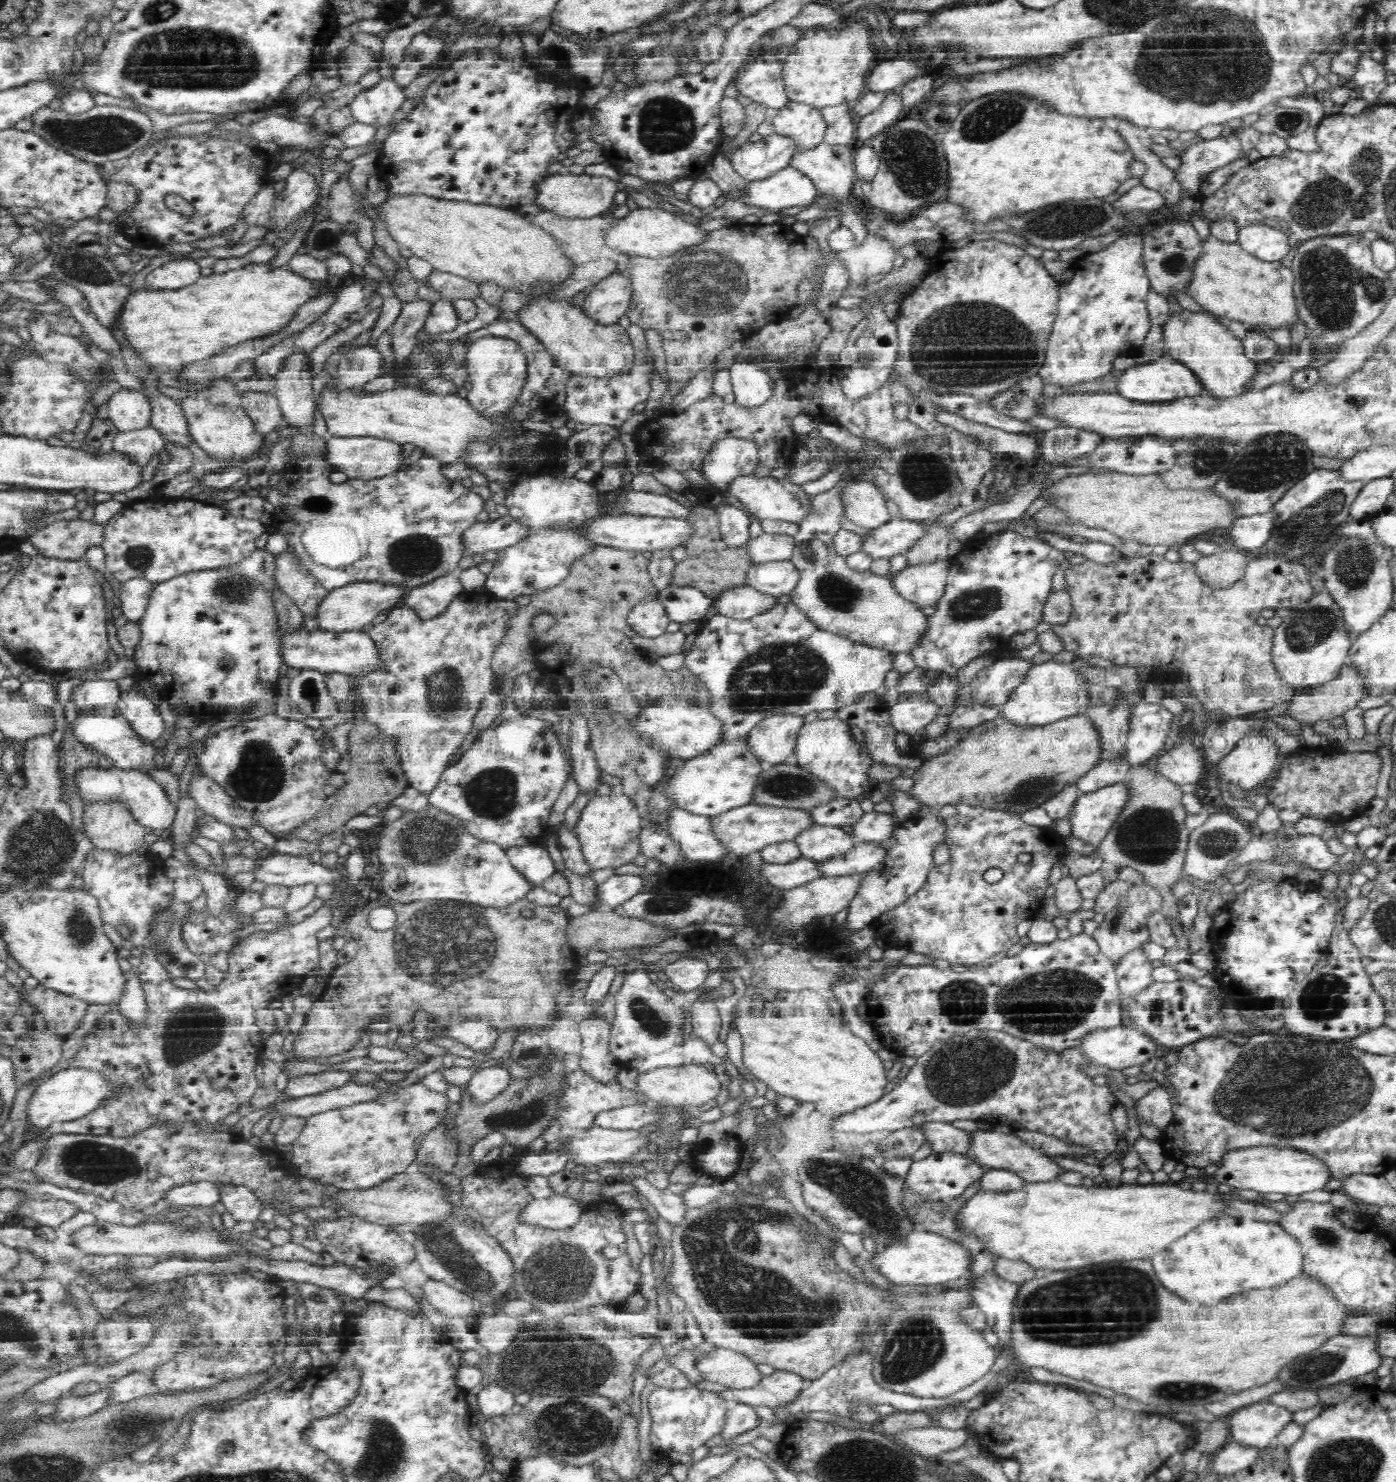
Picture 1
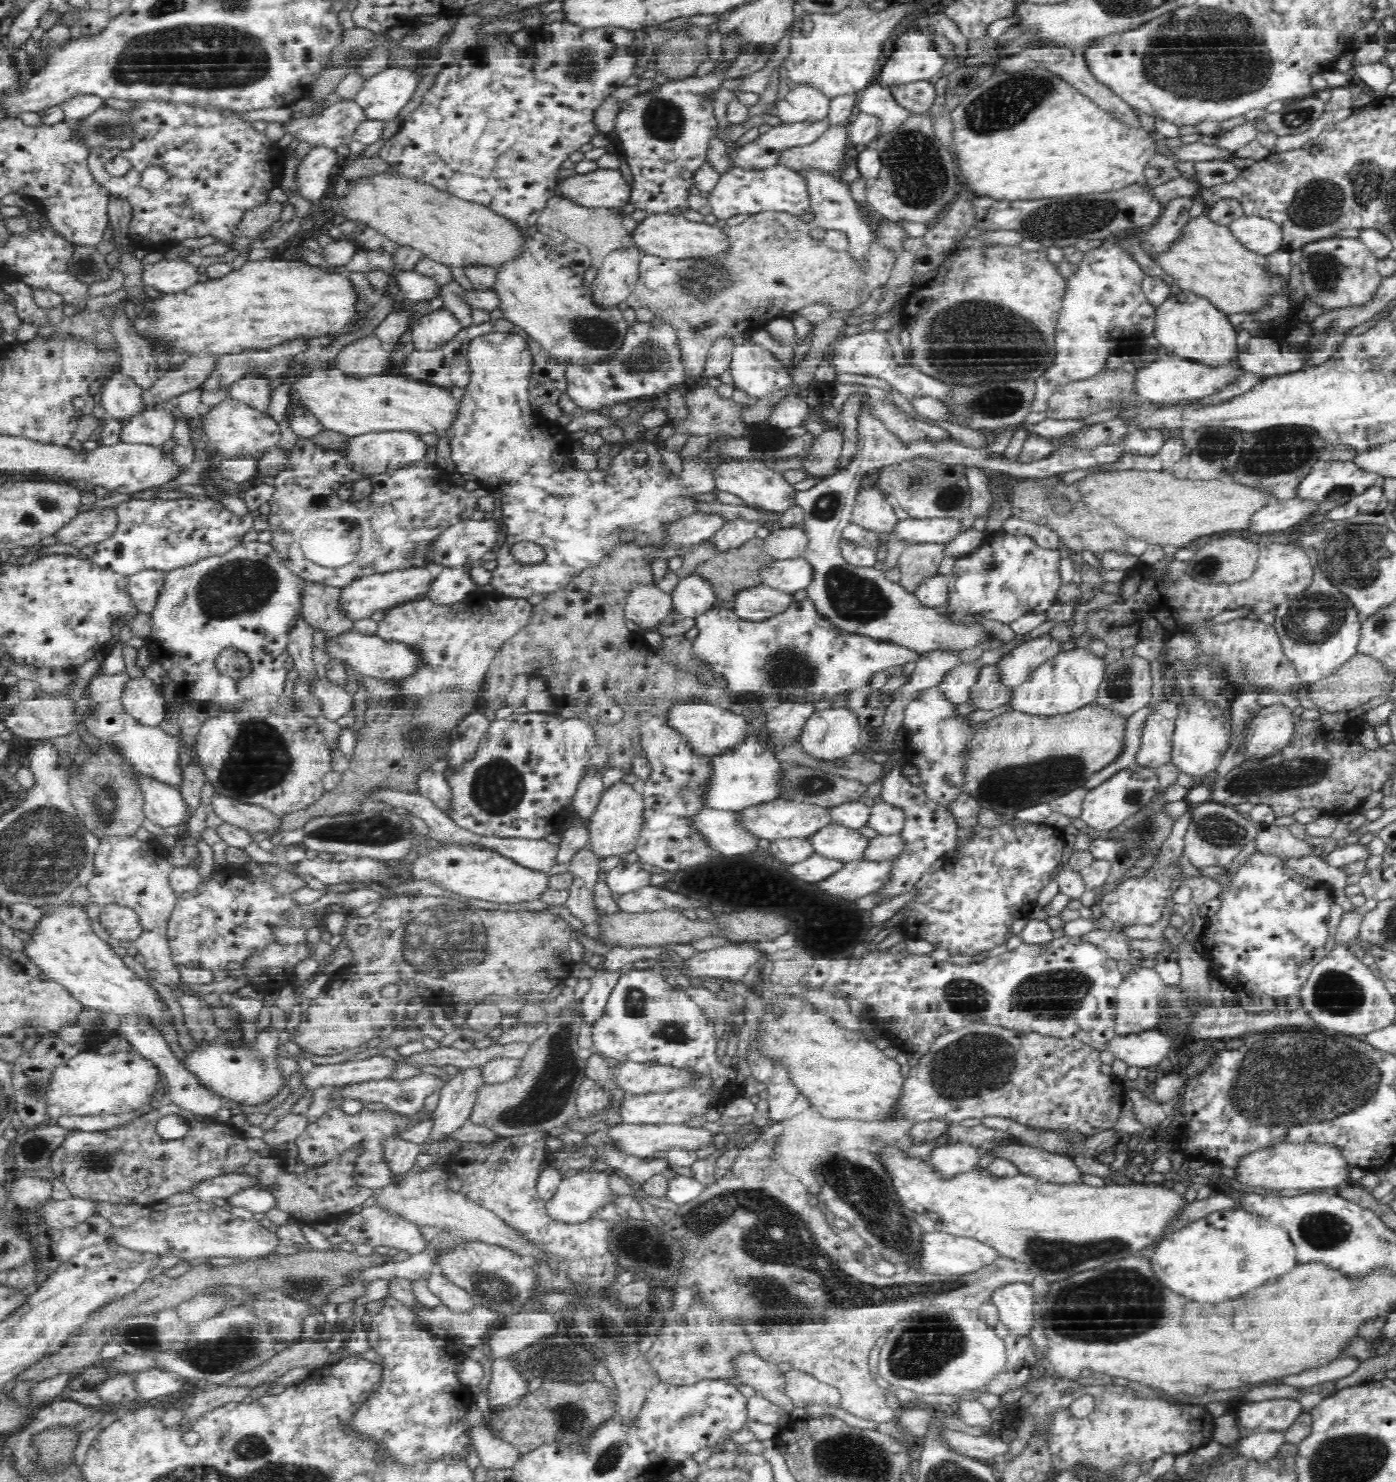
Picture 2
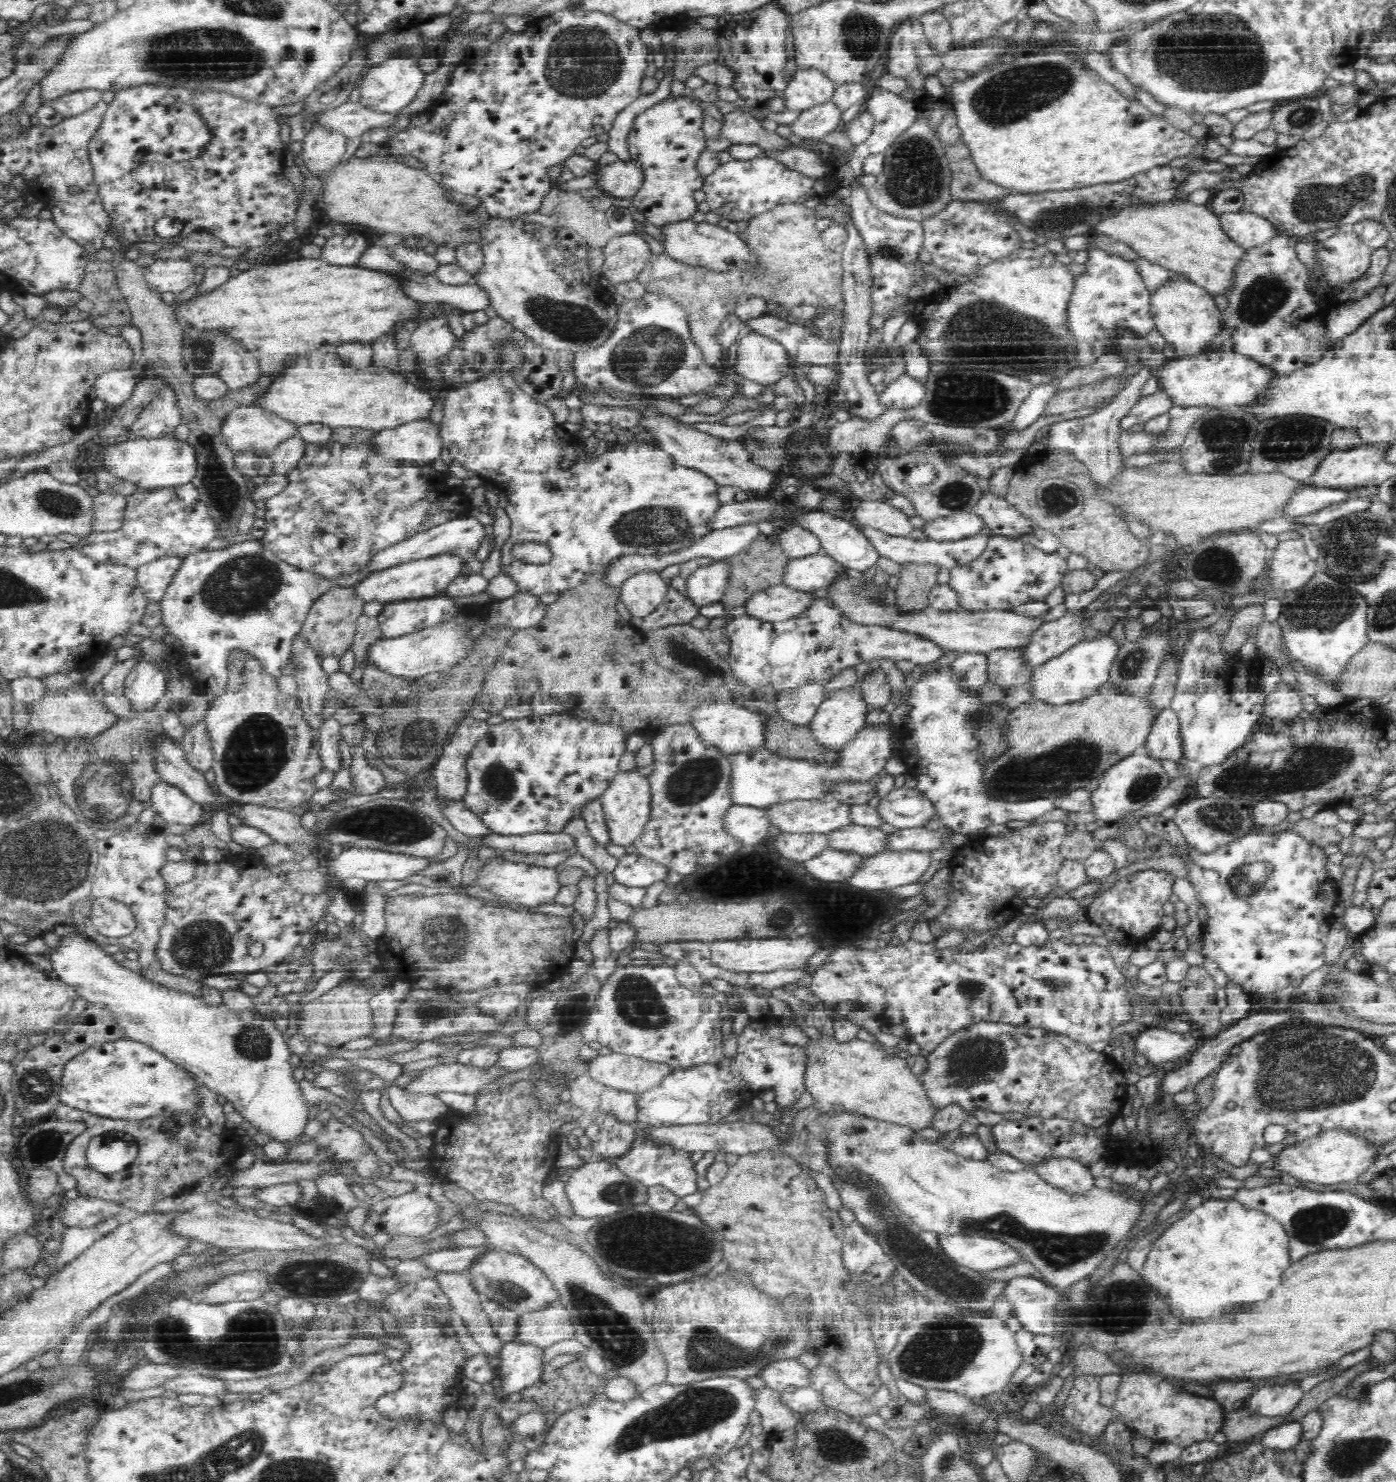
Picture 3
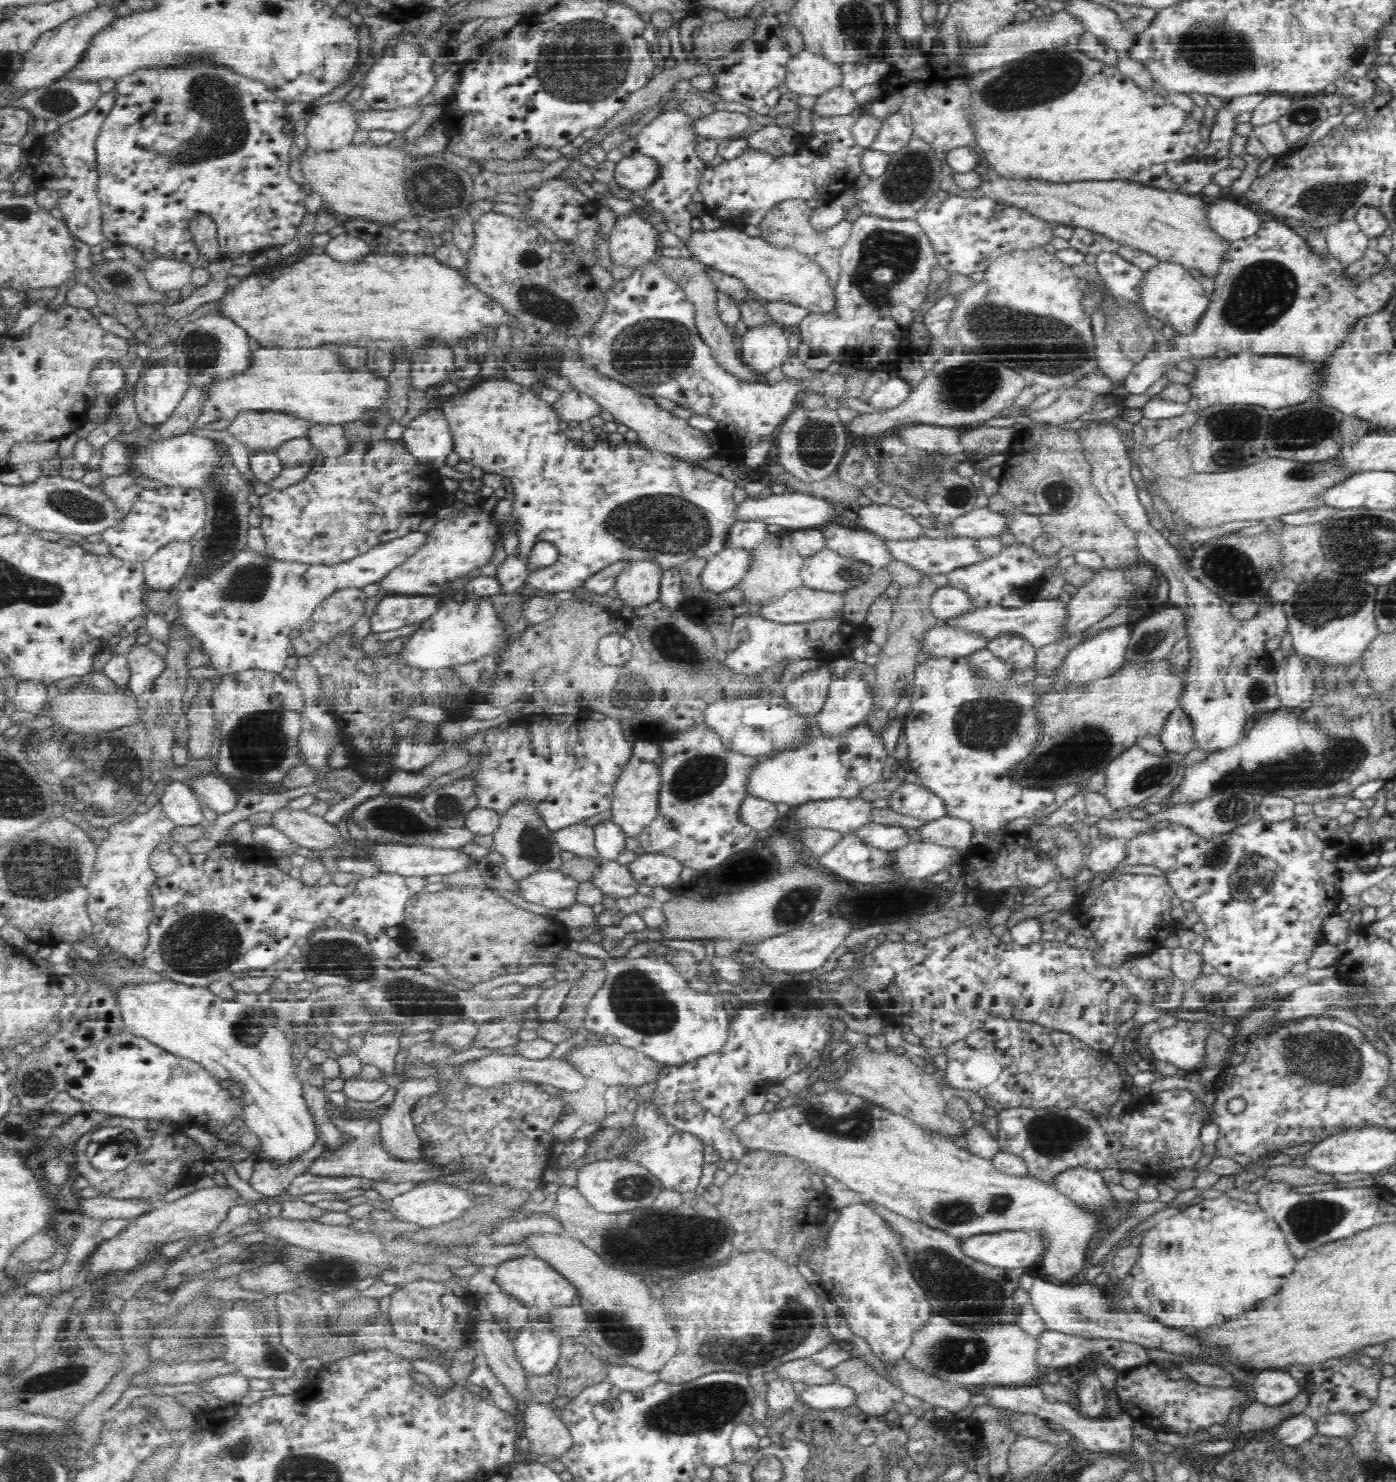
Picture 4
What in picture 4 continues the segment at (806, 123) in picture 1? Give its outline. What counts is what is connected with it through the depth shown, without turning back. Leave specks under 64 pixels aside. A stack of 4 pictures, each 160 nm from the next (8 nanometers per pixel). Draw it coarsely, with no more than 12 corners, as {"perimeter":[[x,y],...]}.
{"perimeter":[[801,50],[785,66],[791,92],[819,96],[840,86],[842,64]]}

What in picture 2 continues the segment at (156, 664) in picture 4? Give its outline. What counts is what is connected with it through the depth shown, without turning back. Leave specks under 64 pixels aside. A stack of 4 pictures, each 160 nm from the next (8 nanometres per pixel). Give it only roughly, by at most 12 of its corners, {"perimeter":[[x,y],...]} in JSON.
{"perimeter":[[145,675],[125,684],[121,702],[142,724],[164,720],[162,688]]}

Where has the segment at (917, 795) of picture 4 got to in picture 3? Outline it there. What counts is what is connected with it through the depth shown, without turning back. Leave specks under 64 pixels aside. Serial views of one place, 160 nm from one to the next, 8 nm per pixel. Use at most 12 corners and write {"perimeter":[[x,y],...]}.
{"perimeter":[[916,787],[888,792],[877,810],[900,829],[925,826],[938,814]]}

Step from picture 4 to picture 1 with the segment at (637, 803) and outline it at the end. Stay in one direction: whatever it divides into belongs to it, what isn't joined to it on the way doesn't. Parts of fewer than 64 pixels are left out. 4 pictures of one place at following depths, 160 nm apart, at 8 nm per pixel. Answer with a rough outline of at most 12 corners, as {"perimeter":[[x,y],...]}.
{"perimeter":[[594,796],[575,834],[596,869],[640,854],[642,808]]}

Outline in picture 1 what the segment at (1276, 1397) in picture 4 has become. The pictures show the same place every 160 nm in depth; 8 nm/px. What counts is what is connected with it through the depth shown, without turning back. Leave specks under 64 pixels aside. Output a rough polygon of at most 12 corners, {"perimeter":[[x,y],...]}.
{"perimeter":[[1266,1400],[1228,1417],[1231,1441],[1262,1449],[1294,1411]]}

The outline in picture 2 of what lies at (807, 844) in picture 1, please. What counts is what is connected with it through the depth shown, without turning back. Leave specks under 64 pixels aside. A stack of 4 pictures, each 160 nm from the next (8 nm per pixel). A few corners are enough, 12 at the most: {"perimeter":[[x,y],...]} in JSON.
{"perimeter":[[836,822],[813,834],[816,853],[864,859],[872,840]]}

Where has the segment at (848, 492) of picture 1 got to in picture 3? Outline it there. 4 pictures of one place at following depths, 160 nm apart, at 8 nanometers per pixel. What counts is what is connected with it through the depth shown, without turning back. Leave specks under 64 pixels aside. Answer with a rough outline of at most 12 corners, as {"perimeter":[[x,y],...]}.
{"perimeter":[[856,501],[854,520],[890,536],[908,537],[914,526],[903,510]]}

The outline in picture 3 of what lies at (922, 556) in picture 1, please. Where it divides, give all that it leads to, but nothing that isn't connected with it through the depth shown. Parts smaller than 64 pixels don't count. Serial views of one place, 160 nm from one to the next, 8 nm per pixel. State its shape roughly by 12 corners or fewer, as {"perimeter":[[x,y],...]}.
{"perimeter":[[903,564],[894,589],[897,612],[929,606],[938,568]]}

